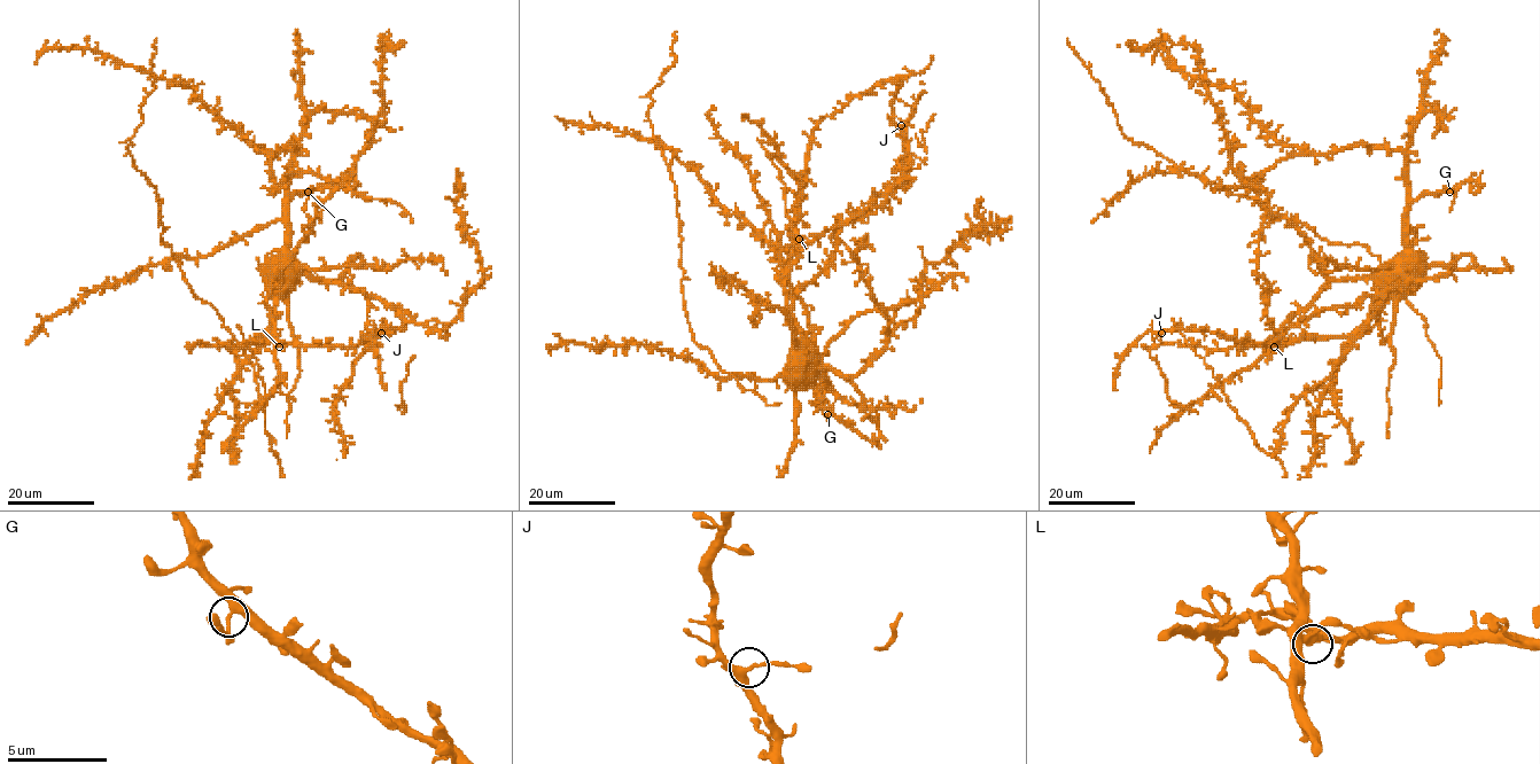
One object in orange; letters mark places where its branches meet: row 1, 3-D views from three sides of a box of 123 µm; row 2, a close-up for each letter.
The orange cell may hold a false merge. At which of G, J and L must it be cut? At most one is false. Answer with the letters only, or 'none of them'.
G

